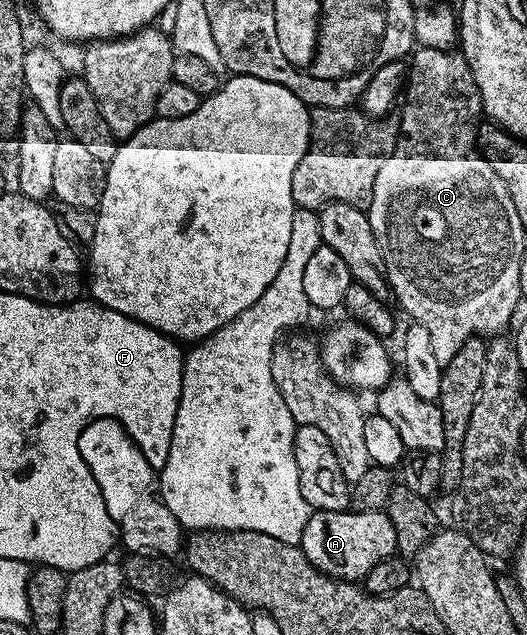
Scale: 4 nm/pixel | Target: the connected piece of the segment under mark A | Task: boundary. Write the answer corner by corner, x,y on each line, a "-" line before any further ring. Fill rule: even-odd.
317,510
305,524
301,548
321,572
343,582
358,583
381,560
396,553
397,535
383,510

